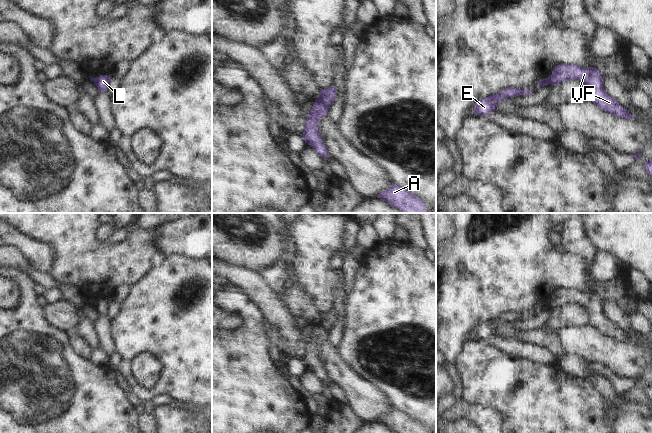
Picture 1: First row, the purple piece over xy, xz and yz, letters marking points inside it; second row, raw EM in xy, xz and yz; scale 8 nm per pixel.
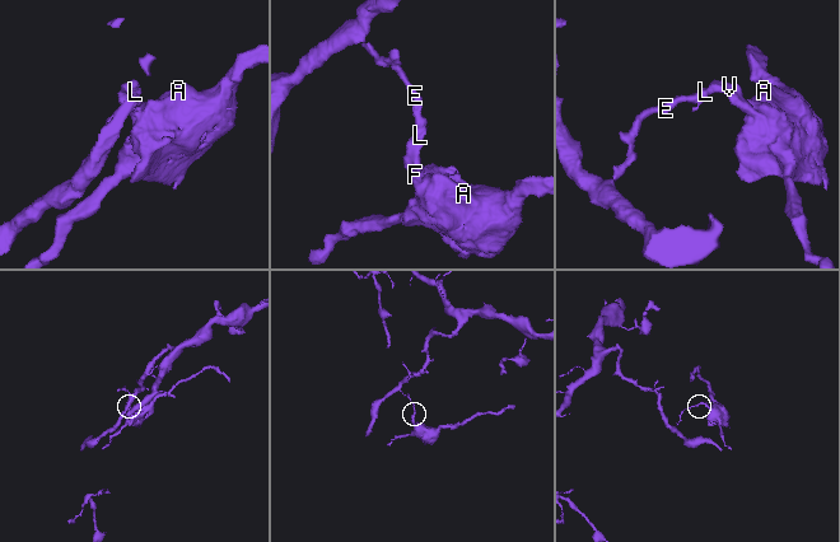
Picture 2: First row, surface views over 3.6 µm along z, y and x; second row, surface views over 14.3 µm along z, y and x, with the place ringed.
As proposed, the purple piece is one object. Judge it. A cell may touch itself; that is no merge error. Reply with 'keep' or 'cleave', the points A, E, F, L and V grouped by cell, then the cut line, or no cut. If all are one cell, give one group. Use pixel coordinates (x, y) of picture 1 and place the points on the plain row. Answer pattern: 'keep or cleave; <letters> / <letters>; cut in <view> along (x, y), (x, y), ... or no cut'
cleave; A F V / E L; cut in xz along (317, 323), (328, 331)

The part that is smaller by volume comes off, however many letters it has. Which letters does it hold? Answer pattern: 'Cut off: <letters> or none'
Cut off: A, F, V

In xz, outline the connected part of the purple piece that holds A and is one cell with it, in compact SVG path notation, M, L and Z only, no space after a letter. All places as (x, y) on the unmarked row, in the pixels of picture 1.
M392 408L387 414L376 421L397 433L426 433L426 429L422 423L395 408Z

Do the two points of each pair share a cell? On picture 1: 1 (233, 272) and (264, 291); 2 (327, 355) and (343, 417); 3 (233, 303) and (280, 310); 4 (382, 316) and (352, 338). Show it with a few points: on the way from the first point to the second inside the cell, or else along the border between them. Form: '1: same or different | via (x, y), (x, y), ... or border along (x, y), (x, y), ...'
1: same | via (241, 277), (249, 281), (256, 288)
2: different | border along (346, 403), (355, 415), (364, 419)
3: different | border along (256, 305), (261, 310)
4: same | via (375, 323), (364, 334), (359, 336)

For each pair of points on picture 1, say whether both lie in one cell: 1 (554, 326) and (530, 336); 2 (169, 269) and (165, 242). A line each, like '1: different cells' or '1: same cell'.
1: different cells
2: different cells

